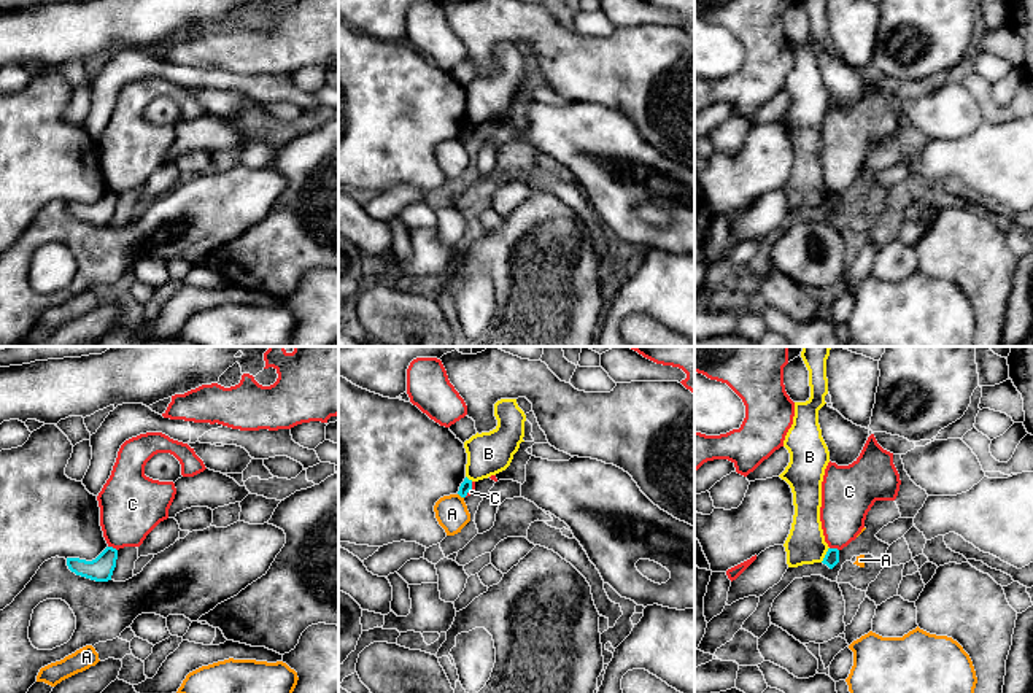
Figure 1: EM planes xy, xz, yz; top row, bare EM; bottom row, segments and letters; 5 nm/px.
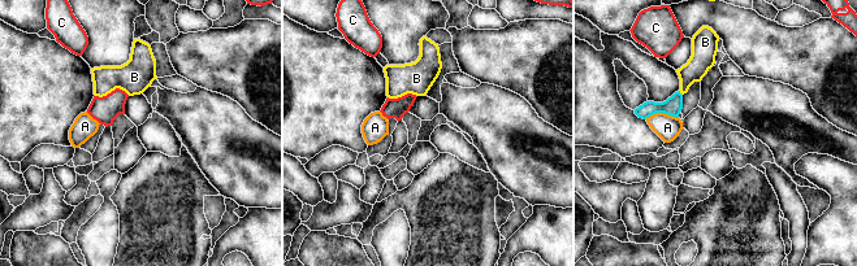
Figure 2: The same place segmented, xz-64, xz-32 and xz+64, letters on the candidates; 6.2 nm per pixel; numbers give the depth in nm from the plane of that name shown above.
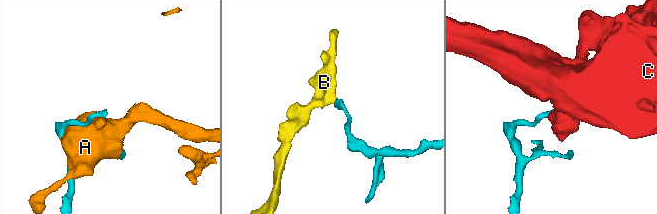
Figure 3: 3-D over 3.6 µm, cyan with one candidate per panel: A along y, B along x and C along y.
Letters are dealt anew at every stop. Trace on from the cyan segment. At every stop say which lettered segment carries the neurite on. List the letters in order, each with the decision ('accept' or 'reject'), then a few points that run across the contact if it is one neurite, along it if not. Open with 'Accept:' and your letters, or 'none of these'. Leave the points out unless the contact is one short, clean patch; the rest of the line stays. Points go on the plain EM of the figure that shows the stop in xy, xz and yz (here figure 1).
Accept: none of these
A: reject
B: reject; line yz (828, 191), (820, 205)
C: reject; line xy (108, 189), (116, 194)

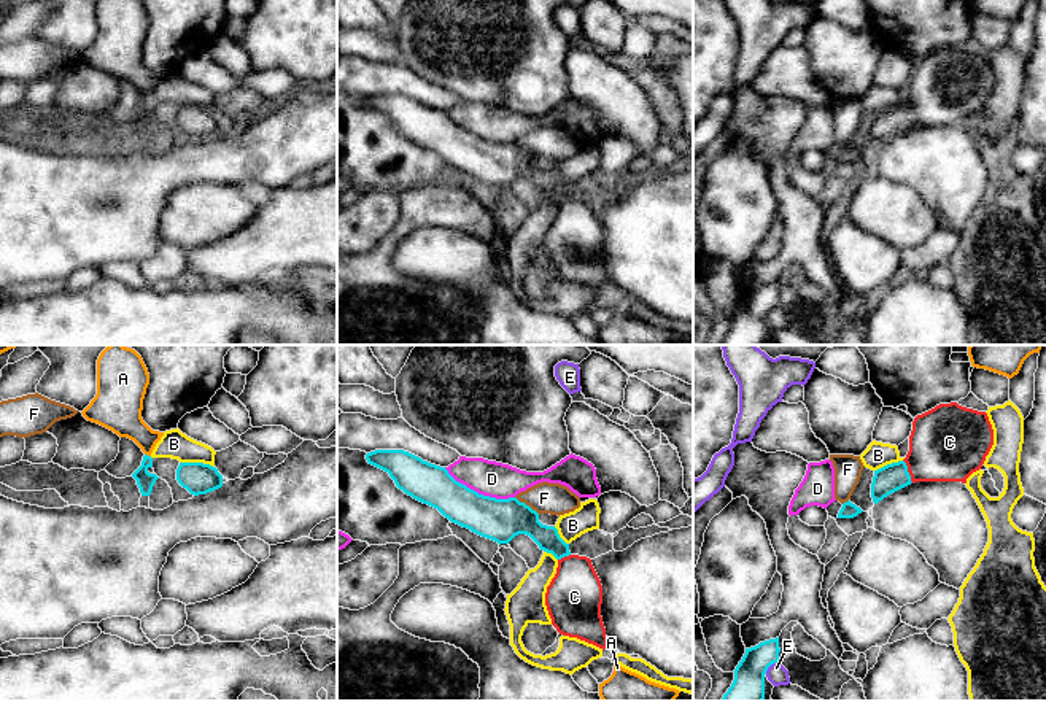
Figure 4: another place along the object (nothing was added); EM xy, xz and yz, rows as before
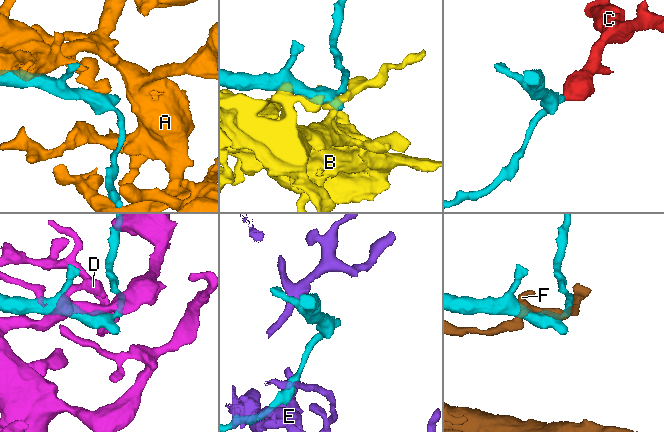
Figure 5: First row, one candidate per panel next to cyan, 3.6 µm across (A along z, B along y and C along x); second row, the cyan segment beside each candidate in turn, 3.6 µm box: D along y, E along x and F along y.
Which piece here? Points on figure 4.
Accept: C
A: reject
B: reject; line xy (180, 105), (202, 105), (213, 112)
C: accept; line yz (892, 121), (906, 115), (924, 107), (948, 88)
D: reject
E: reject; line yz (778, 305), (765, 317)
F: reject

